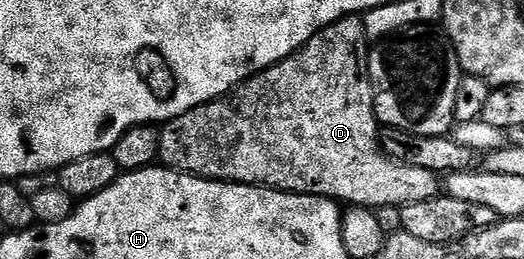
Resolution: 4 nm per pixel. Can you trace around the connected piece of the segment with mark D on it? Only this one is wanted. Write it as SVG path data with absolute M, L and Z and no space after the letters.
M346 16L325 26L292 56L244 80L220 100L197 106L162 125L159 160L177 172L188 172L206 180L248 184L302 196L324 196L356 208L403 209L413 202L436 200L441 194L440 173L399 164L383 153L368 55L367 31L359 16Z

